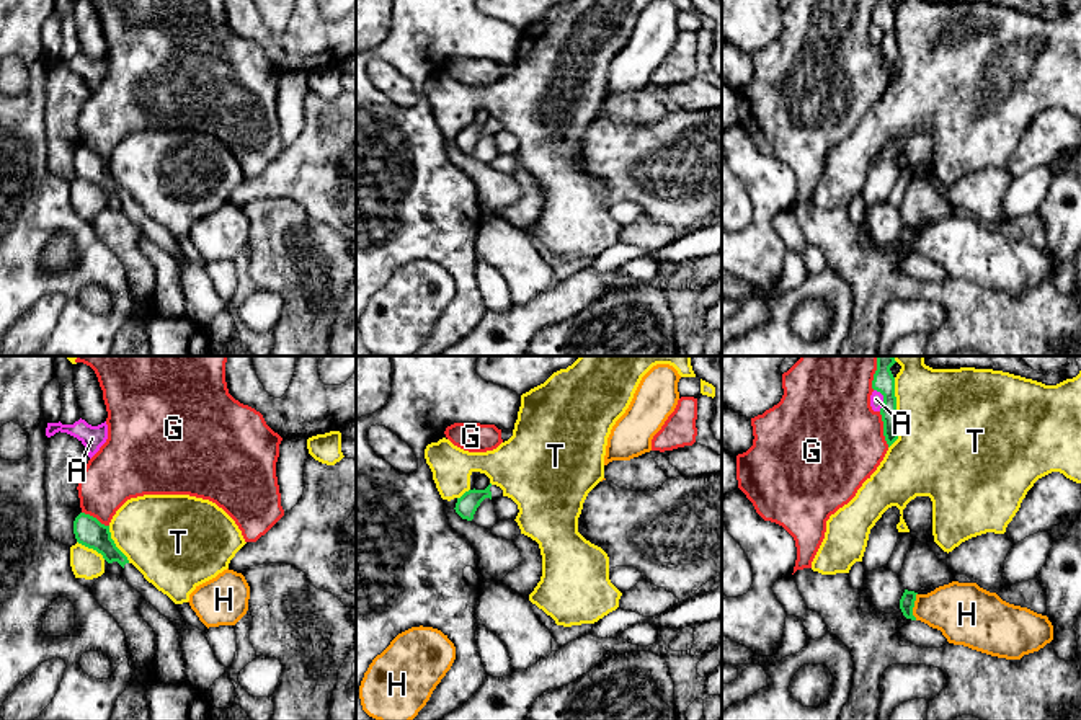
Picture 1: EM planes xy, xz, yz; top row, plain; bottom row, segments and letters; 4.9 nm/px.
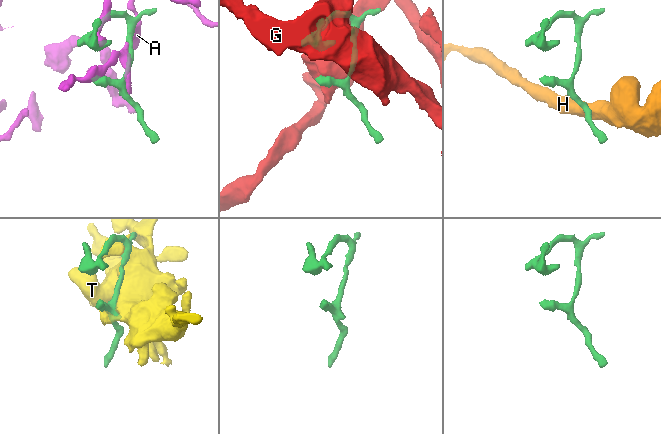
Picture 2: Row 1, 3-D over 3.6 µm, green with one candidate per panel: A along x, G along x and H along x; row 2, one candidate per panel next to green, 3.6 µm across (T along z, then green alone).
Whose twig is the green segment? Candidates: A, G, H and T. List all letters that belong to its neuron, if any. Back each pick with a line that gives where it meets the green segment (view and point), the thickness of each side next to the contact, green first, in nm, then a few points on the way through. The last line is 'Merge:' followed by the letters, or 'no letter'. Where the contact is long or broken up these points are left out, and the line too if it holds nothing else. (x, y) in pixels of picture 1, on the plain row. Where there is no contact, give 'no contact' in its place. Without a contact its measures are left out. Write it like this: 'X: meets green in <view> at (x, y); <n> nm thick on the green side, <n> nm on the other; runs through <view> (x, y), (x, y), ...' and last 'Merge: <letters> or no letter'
Merge: no letter

